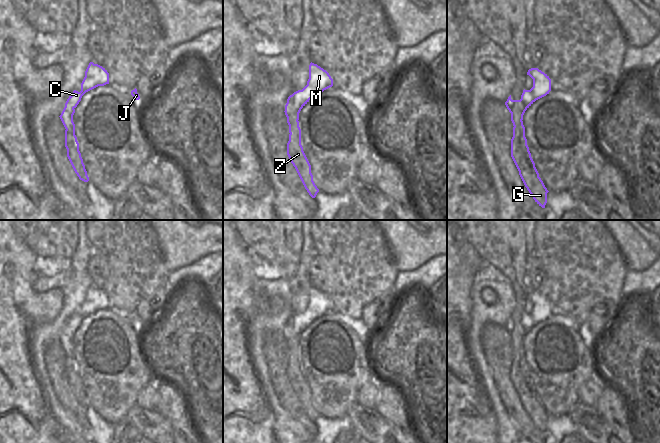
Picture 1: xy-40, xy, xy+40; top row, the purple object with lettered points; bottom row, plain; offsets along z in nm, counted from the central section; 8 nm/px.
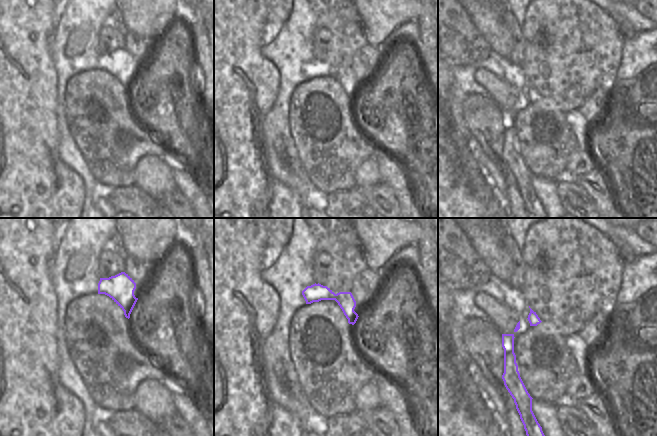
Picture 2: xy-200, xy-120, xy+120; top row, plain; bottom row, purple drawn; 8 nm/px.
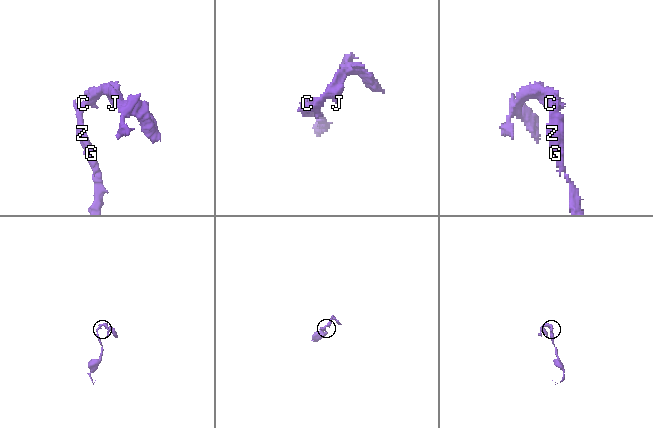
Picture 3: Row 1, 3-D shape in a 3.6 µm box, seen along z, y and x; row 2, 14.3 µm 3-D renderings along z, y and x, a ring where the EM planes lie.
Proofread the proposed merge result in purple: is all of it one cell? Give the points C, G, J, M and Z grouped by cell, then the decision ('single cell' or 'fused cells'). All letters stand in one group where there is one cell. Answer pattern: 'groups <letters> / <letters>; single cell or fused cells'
groups C J M / G Z; fused cells

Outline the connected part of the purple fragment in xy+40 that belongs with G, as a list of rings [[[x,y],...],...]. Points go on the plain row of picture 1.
[[[523,345],[521,351],[513,351],[513,361],[511,363],[511,381],[519,395],[519,399],[535,424],[535,426],[545,432],[547,427],[547,417],[543,405],[539,401],[539,397],[535,391],[535,387],[531,381],[527,363],[525,361],[525,351]]]

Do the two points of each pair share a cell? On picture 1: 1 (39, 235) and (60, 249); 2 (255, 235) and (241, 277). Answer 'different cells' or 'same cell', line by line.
1: same cell
2: different cells

